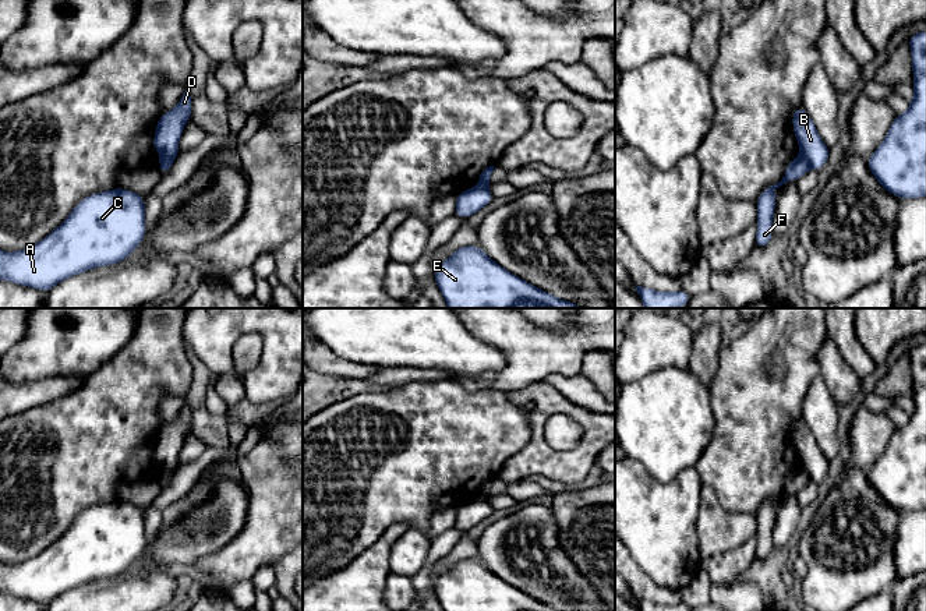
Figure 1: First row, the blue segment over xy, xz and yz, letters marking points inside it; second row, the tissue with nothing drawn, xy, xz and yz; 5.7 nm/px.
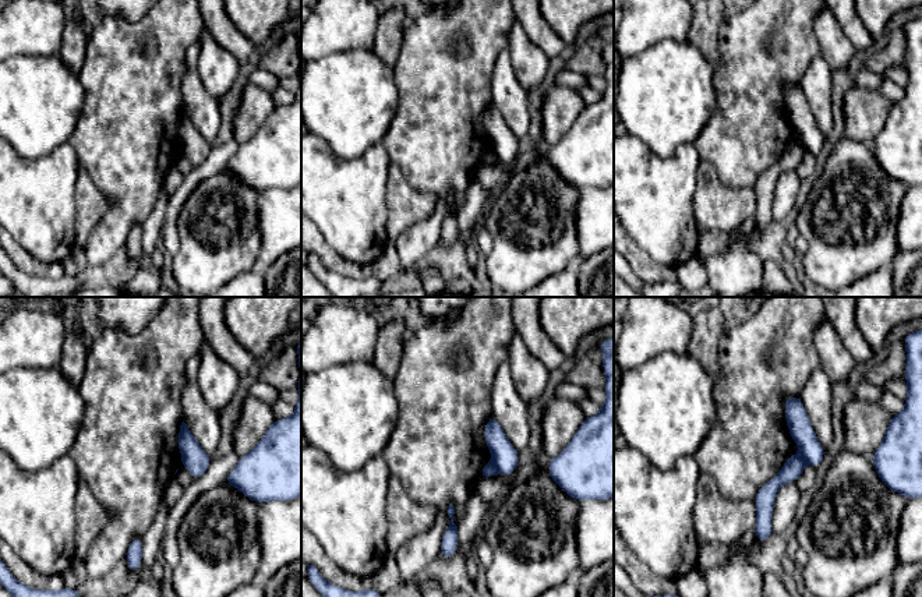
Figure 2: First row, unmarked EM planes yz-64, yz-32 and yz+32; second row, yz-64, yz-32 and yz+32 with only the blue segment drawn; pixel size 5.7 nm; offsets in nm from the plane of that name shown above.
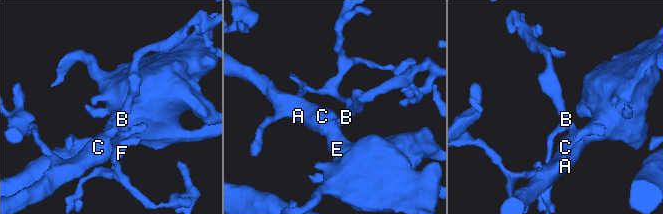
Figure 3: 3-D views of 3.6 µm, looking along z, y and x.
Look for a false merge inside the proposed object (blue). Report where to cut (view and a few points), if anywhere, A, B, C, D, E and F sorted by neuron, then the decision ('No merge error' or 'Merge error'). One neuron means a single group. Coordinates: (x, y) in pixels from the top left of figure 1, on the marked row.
Split along xy (173, 158), (166, 158), (159, 163). Groups: A B C D E / F. Merge error

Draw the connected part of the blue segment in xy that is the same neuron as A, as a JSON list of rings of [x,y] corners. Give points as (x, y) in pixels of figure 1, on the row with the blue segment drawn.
[[[120,187],[91,194],[79,201],[68,218],[43,240],[21,251],[0,250],[0,280],[49,292],[74,275],[124,261],[141,244],[145,233],[142,195]]]

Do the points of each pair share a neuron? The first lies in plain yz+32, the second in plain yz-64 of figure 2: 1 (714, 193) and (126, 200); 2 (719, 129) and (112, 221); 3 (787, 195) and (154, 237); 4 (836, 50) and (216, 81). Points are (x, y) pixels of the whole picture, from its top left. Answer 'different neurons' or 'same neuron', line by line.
1: different neurons
2: same neuron
3: same neuron
4: same neuron

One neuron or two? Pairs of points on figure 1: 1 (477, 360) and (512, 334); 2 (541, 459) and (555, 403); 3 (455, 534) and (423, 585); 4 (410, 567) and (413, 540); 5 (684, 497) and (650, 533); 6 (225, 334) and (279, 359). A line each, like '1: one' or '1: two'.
1: two
2: one
3: one
4: one
5: one
6: one

